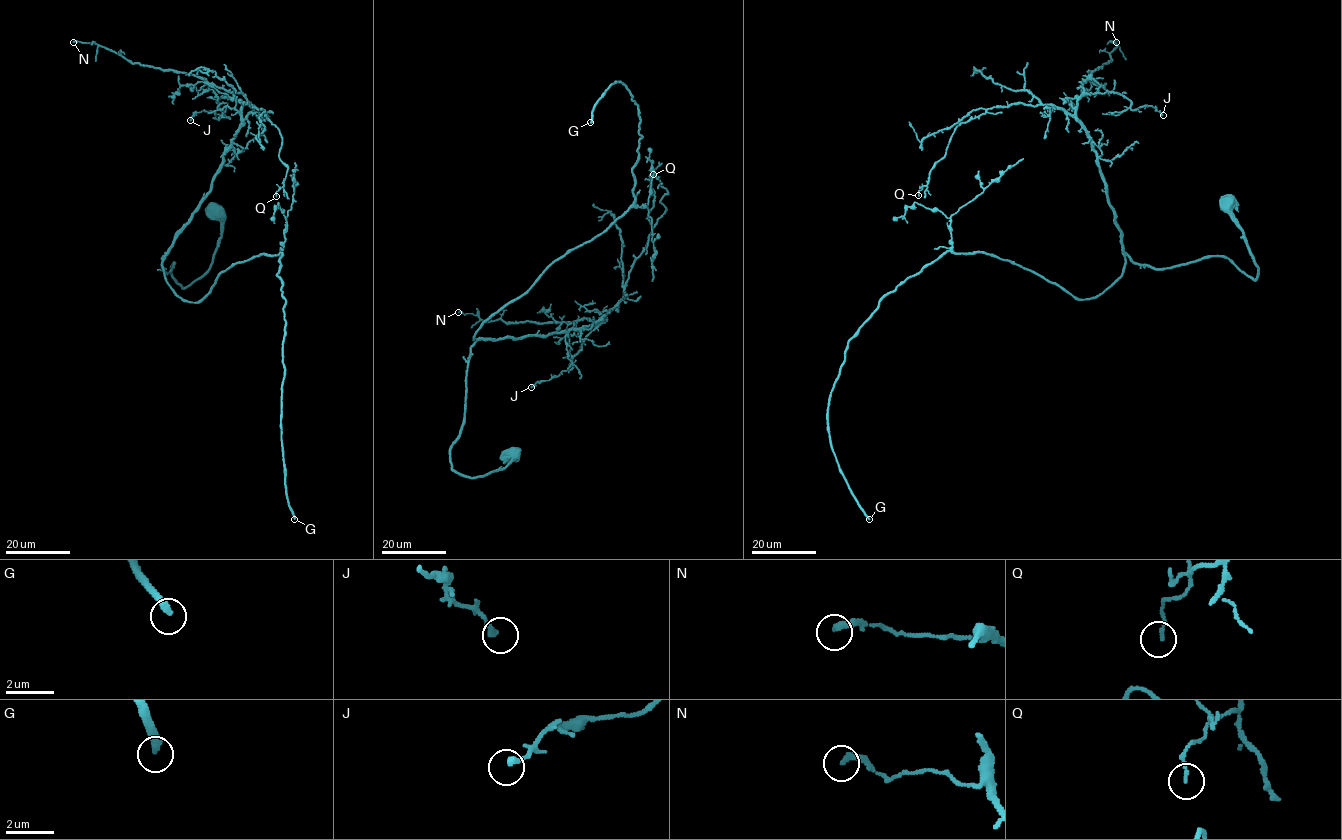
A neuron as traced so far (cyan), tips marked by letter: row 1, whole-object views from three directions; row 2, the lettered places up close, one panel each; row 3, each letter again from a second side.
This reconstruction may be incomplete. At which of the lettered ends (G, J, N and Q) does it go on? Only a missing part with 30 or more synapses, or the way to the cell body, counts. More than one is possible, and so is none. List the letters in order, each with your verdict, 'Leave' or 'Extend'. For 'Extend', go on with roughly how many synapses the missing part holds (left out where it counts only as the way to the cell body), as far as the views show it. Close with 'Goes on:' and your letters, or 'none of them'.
G: Extend. Roughly 250 synapses
J: Leave
N: Leave
Q: Leave
Goes on: G

